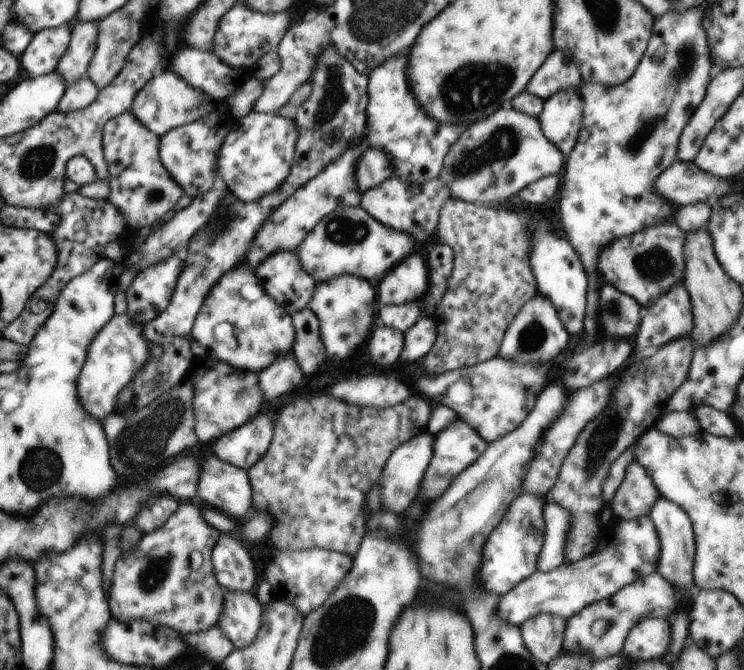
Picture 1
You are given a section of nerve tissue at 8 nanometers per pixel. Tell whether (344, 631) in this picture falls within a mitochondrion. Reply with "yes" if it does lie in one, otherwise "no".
yes

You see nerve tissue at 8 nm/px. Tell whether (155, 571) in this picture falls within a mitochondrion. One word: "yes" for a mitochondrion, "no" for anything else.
yes

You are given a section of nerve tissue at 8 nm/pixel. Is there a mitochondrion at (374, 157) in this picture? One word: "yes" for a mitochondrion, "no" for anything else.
no

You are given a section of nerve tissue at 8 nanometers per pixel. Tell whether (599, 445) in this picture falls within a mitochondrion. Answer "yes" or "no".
yes

